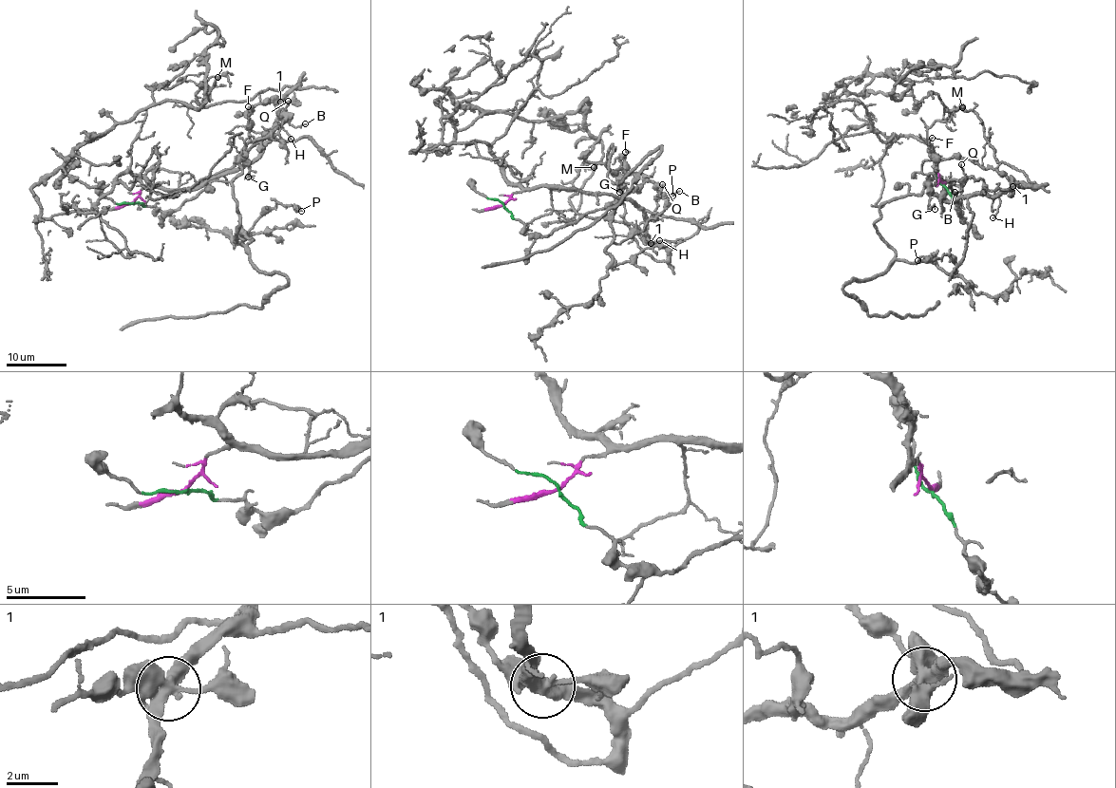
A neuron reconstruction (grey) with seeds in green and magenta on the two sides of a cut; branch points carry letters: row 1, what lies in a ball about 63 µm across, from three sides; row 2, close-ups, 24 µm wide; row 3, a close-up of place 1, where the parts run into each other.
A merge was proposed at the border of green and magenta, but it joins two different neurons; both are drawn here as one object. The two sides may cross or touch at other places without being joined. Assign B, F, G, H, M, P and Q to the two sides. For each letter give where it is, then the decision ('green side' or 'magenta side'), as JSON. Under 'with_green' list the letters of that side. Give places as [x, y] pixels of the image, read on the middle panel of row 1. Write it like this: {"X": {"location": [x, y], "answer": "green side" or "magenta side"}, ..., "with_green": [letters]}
{"B": {"location": [679, 191], "answer": "green side"}, "F": {"location": [625, 152], "answer": "green side"}, "G": {"location": [619, 192], "answer": "green side"}, "H": {"location": [659, 240], "answer": "magenta side"}, "M": {"location": [594, 167], "answer": "magenta side"}, "P": {"location": [672, 196], "answer": "green side"}, "Q": {"location": [662, 184], "answer": "green side"}, "with_green": ["B", "F", "G", "P", "Q"]}

